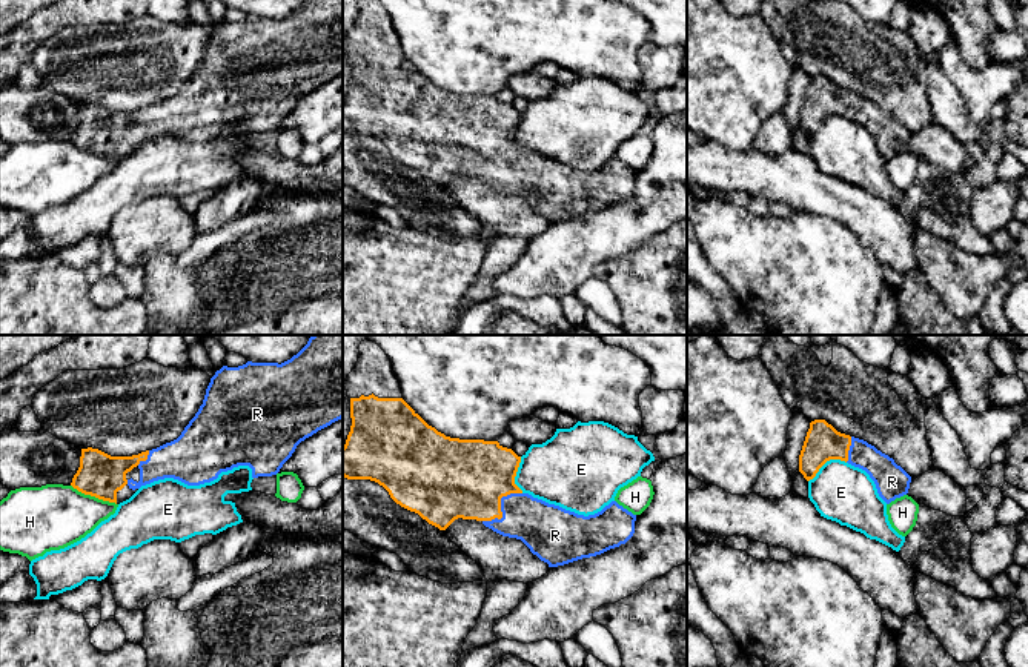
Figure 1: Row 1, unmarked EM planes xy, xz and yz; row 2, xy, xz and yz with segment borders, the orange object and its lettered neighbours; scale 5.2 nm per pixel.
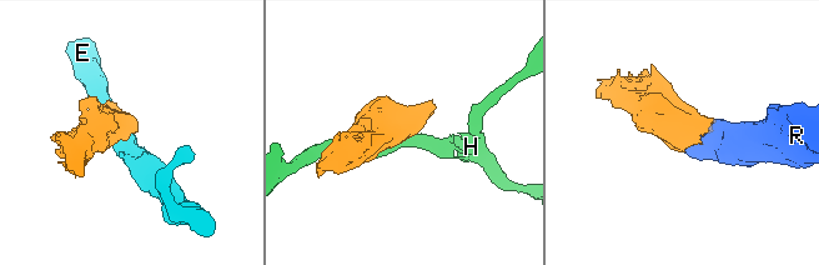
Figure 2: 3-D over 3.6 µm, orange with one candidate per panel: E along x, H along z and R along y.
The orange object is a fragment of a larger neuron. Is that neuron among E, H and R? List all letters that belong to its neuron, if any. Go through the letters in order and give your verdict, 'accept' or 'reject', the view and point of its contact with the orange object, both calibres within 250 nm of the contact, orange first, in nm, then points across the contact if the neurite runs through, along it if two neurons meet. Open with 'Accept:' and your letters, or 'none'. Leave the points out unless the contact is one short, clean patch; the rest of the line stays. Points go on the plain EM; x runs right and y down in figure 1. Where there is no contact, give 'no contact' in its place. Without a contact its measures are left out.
Accept: R
E: reject; contact yz (825, 117); calibres 190 and 300 nm
H: reject; contact xy (94, 151); calibres 240 and 340 nm
R: accept; contact xz (500, 163); calibres 420 and 260 nm

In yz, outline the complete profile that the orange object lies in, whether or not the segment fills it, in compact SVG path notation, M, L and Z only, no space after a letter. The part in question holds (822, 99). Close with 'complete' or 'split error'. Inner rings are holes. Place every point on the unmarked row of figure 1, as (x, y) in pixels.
M814 75L799 111L799 128L810 137L830 115L865 126L887 160L908 149L911 132L893 114L864 95L837 88L825 75Z | split error

